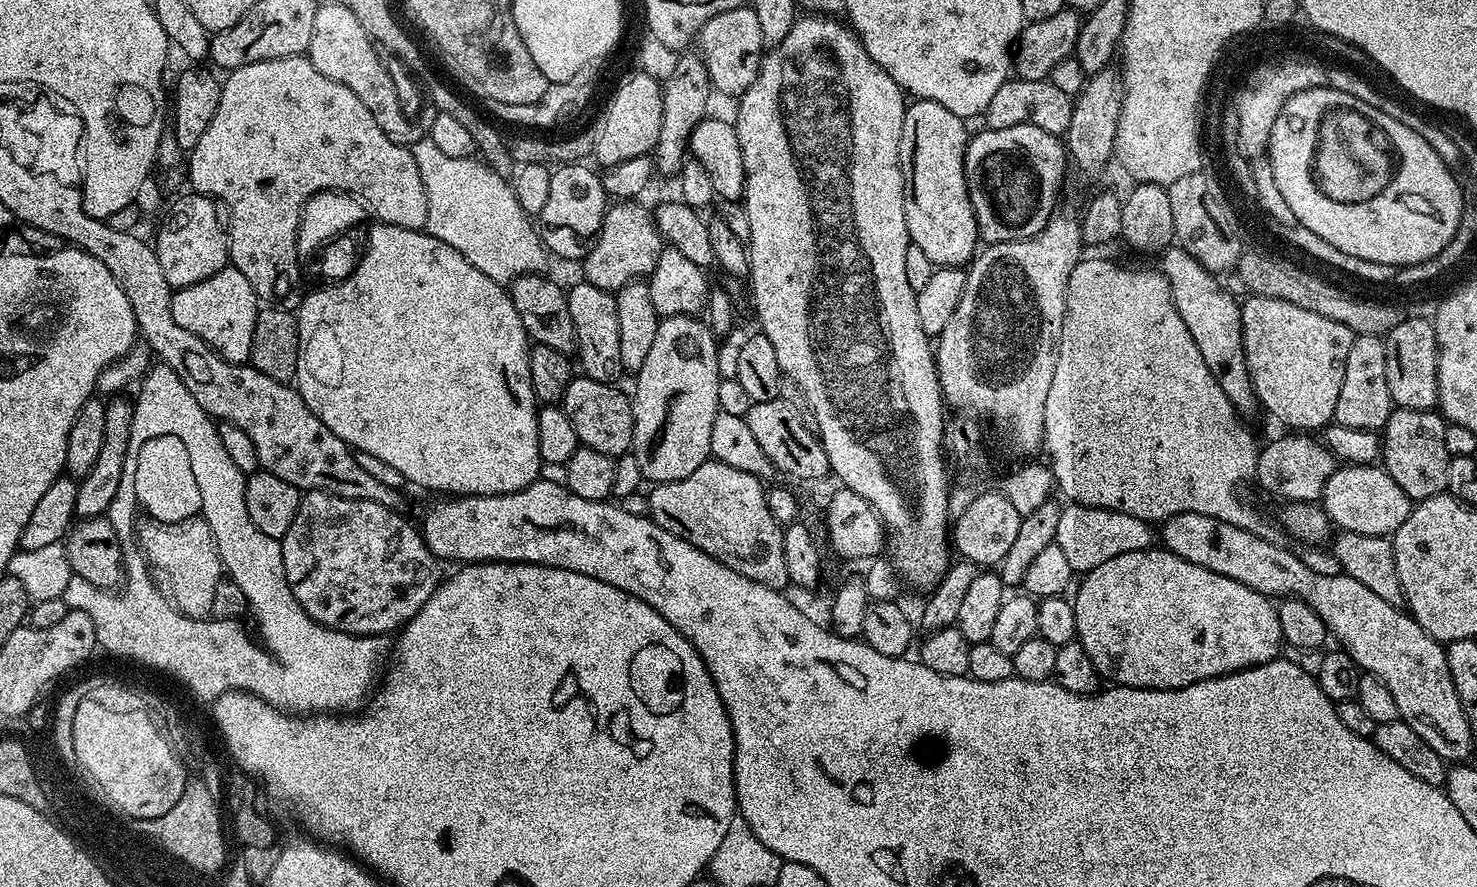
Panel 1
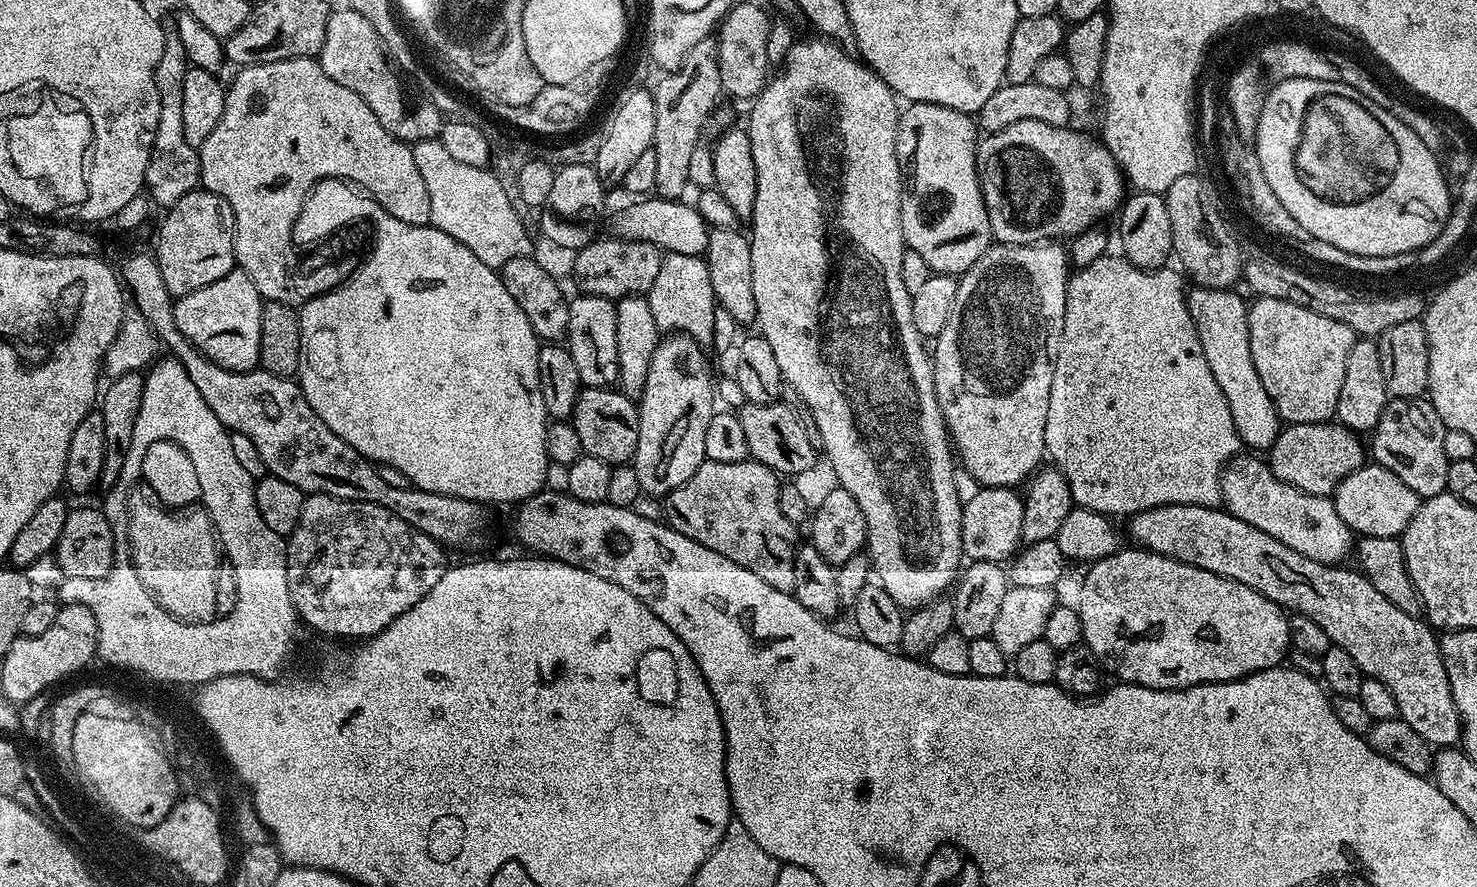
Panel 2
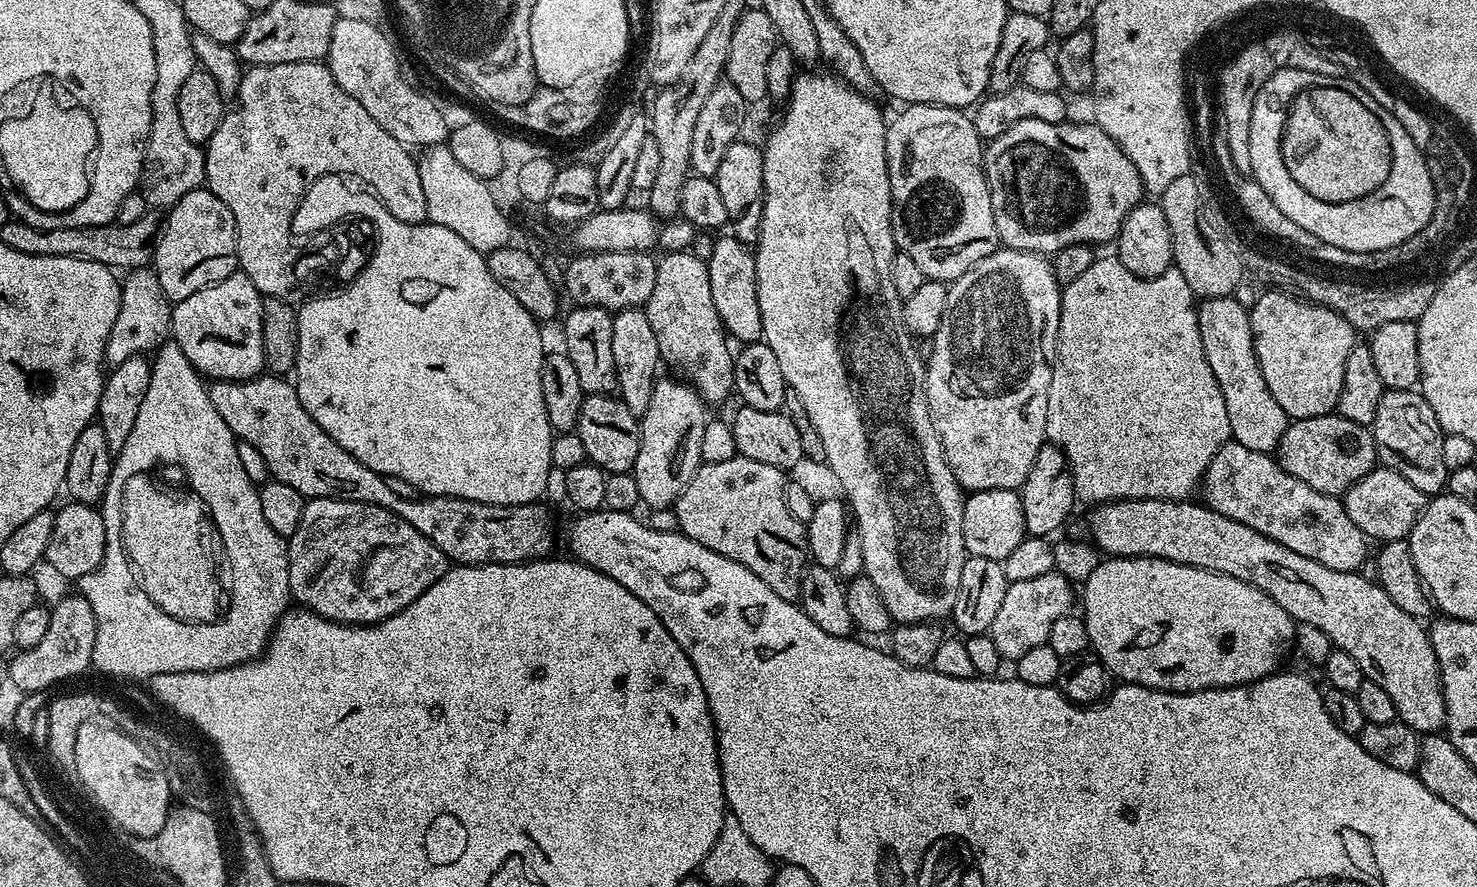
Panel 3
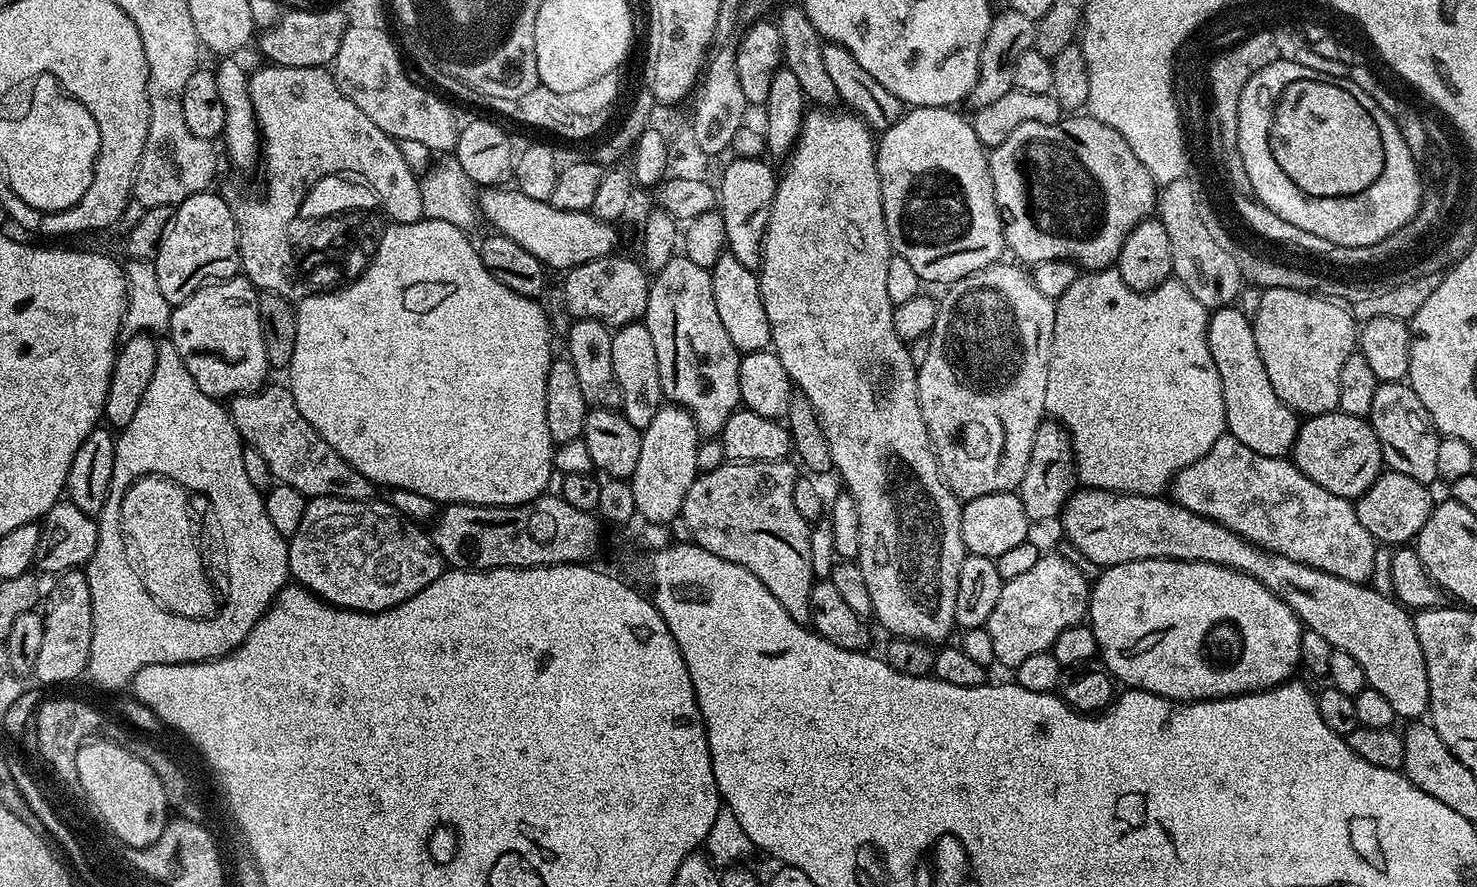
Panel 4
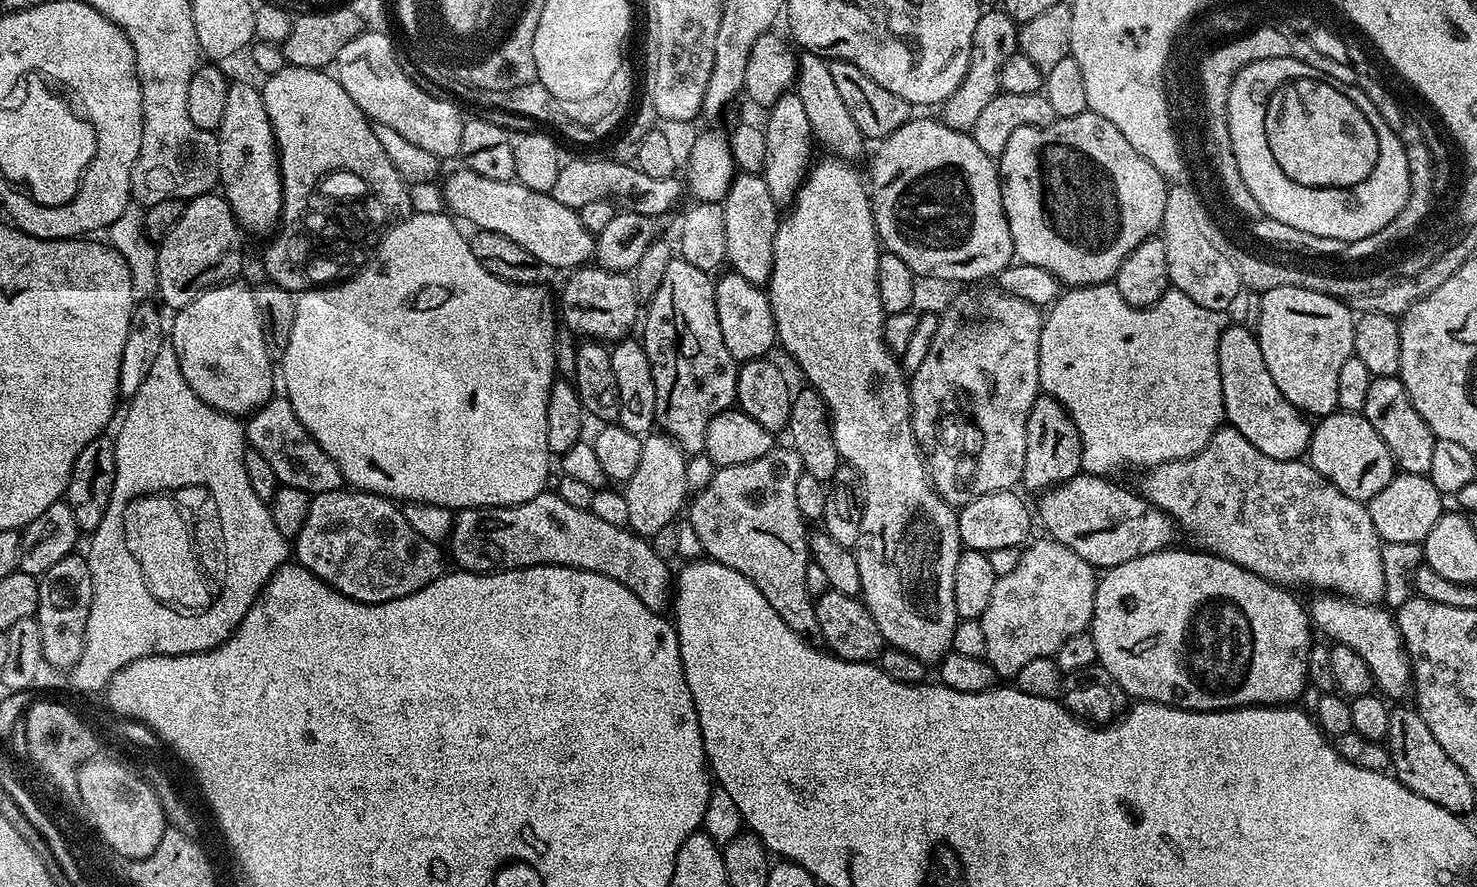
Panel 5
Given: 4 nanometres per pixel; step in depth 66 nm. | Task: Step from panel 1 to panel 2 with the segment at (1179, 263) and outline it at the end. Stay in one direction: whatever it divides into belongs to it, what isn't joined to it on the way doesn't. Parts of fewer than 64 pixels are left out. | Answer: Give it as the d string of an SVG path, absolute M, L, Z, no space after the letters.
M1192 286L1187 293L1190 318L1196 327L1198 342L1202 342L1202 354L1206 354L1206 363L1218 386L1222 386L1222 394L1226 394L1226 406L1230 406L1241 445L1248 450L1271 448L1282 421L1274 402L1270 402L1270 394L1266 394L1266 386L1262 386L1262 378L1258 378L1258 370L1254 370L1254 358L1250 358L1249 301L1244 301L1232 288Z

